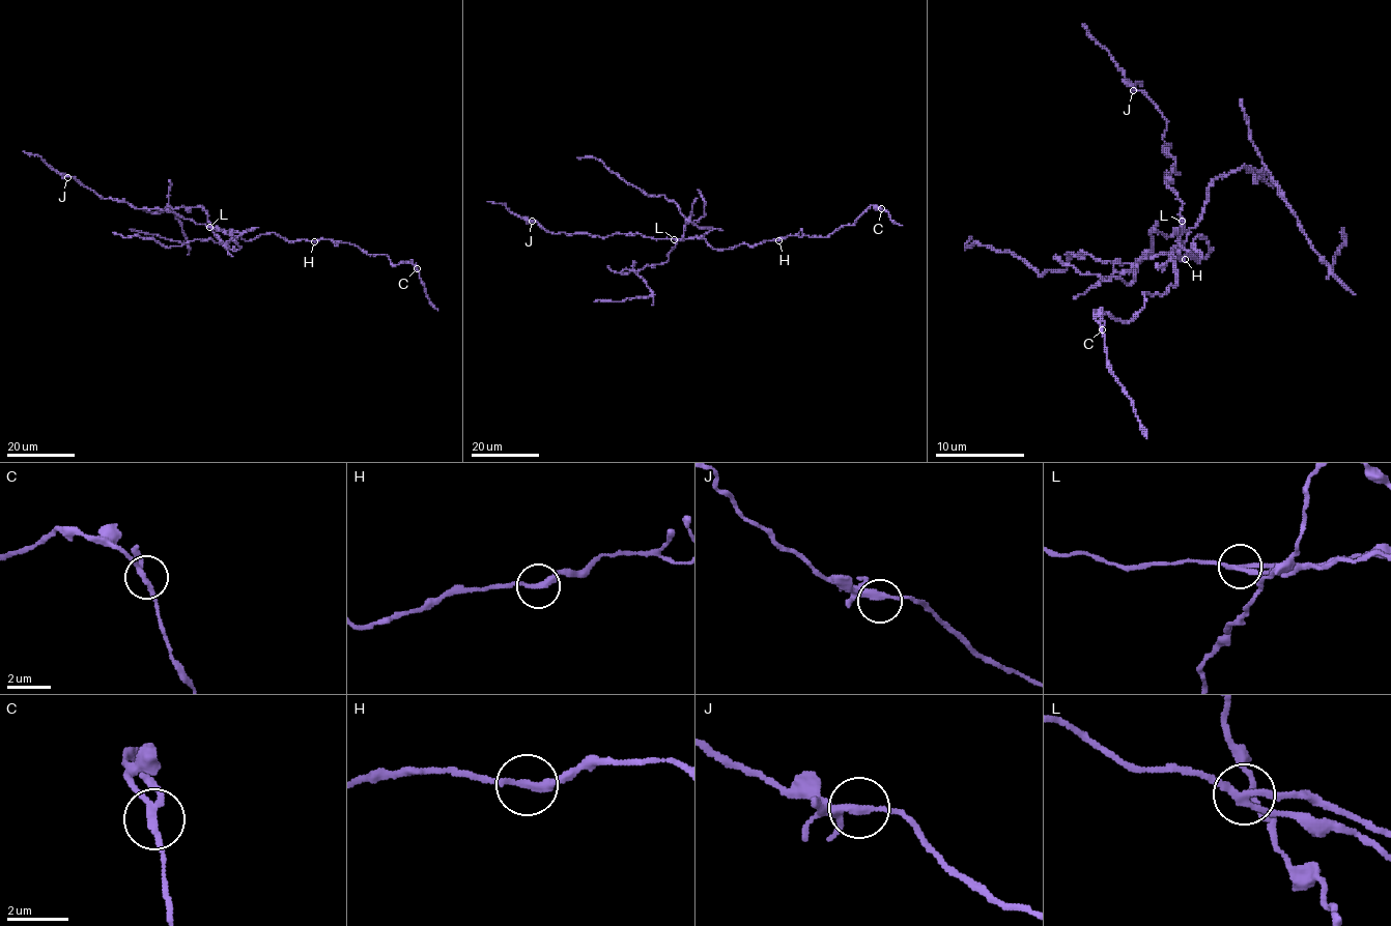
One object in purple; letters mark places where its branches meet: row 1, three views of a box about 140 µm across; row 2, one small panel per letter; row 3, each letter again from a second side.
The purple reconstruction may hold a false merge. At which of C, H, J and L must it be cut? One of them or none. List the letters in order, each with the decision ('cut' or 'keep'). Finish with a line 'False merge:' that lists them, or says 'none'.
C: keep
H: keep
J: keep
L: cut
False merge: L

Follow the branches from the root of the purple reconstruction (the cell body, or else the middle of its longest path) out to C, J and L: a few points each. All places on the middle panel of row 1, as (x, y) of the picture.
C: (697, 237), (725, 250), (788, 235), (828, 236), (853, 225), (871, 205), (881, 208)
J: (697, 237), (655, 239), (639, 233), (615, 233), (605, 237), (582, 232), (554, 233), (532, 221)
L: (697, 237), (674, 239)

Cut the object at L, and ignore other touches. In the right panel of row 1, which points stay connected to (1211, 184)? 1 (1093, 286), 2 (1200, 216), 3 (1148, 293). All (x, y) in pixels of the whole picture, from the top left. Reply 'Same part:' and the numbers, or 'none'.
Same part: 1, 2

